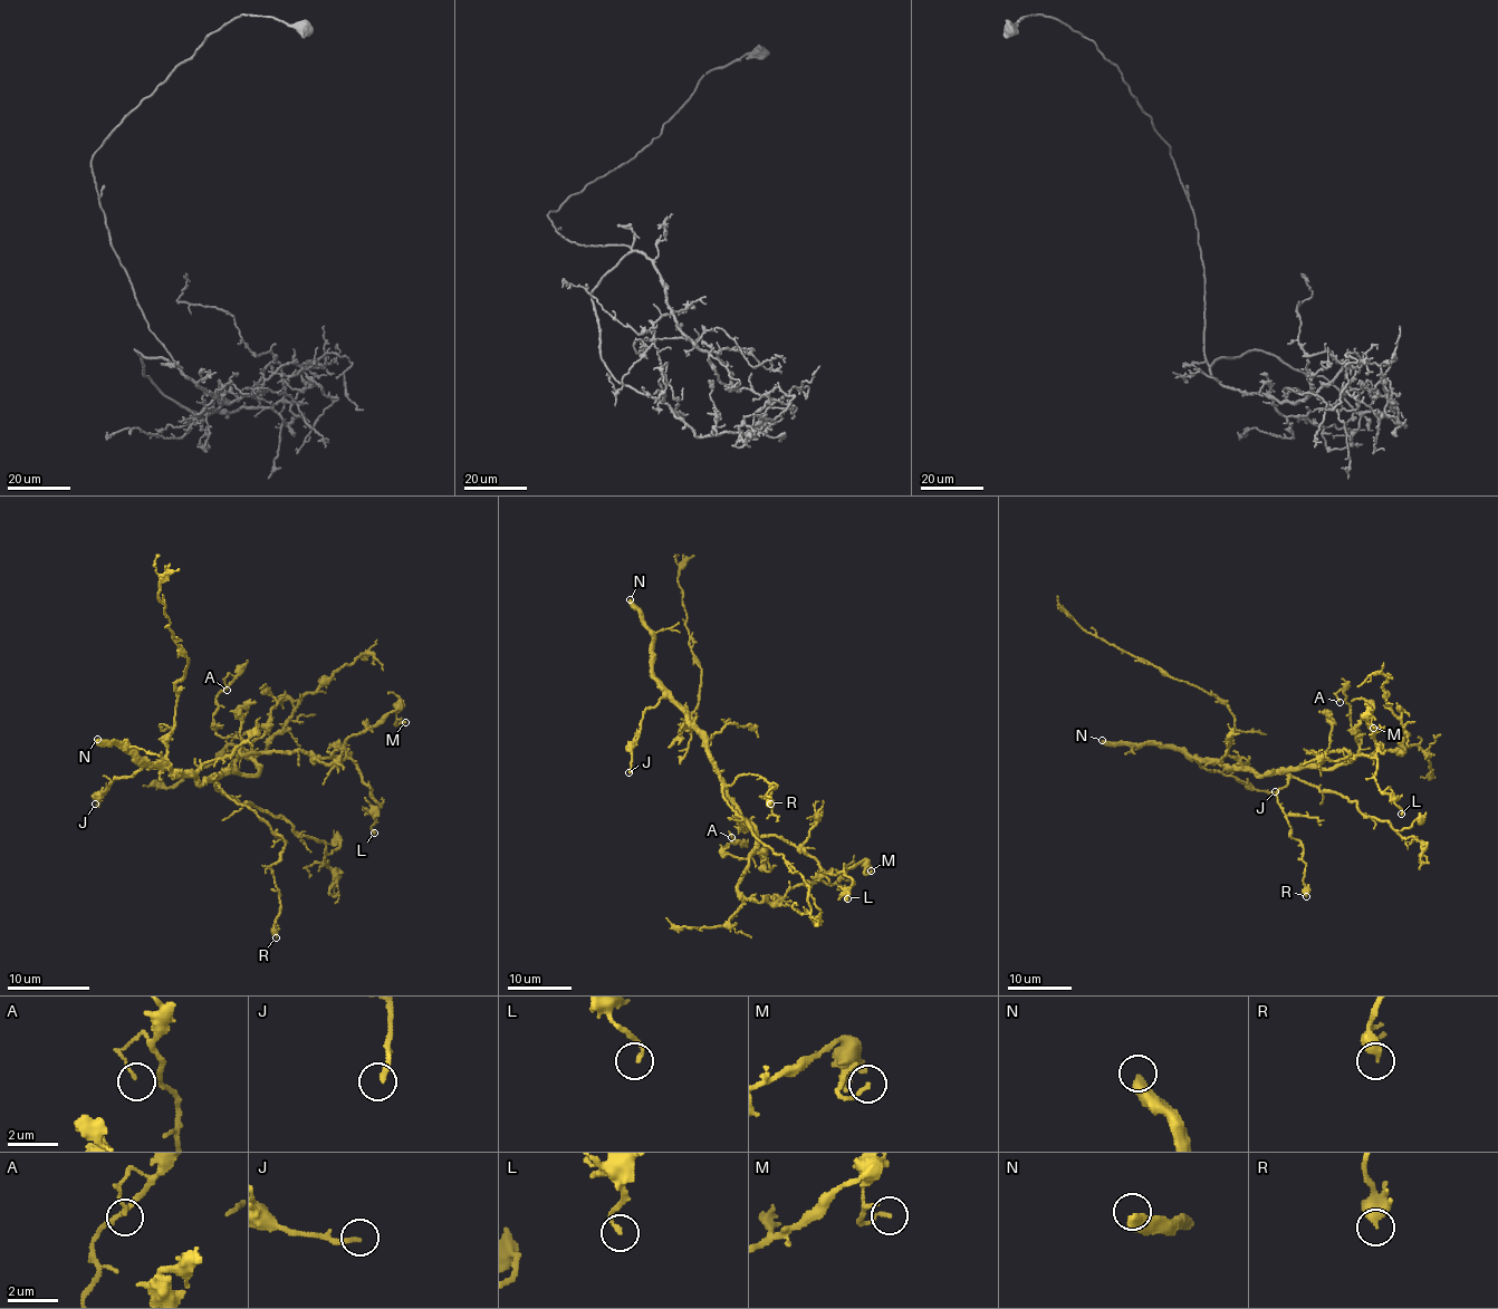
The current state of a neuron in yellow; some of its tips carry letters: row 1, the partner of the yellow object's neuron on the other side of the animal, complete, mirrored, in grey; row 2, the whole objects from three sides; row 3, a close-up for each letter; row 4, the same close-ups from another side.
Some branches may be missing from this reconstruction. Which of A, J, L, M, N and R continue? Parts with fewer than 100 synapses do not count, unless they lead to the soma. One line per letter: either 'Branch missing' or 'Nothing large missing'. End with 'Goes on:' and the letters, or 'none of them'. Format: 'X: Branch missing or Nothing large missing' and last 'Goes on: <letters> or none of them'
A: Nothing large missing
J: Nothing large missing
L: Nothing large missing
M: Nothing large missing
N: Branch missing
R: Nothing large missing
Goes on: N

